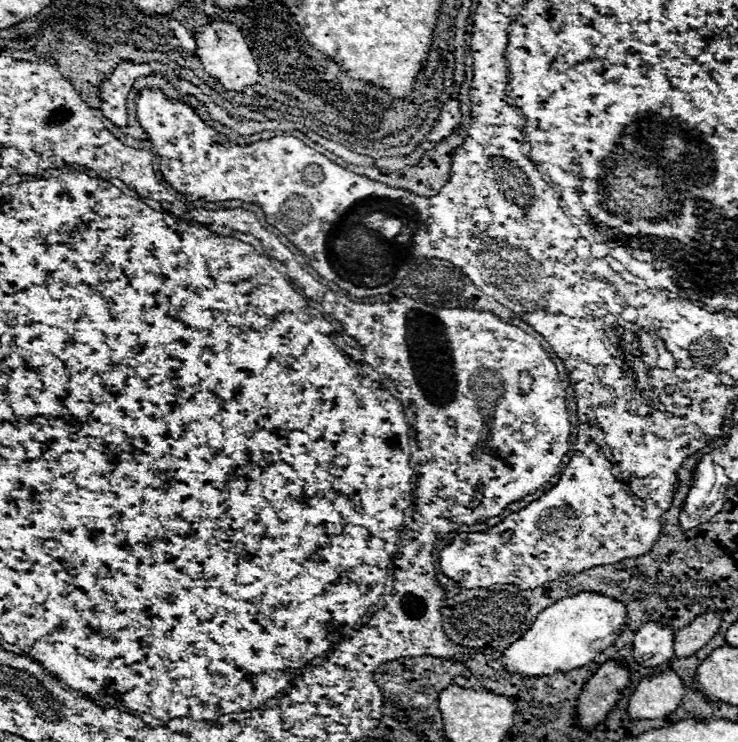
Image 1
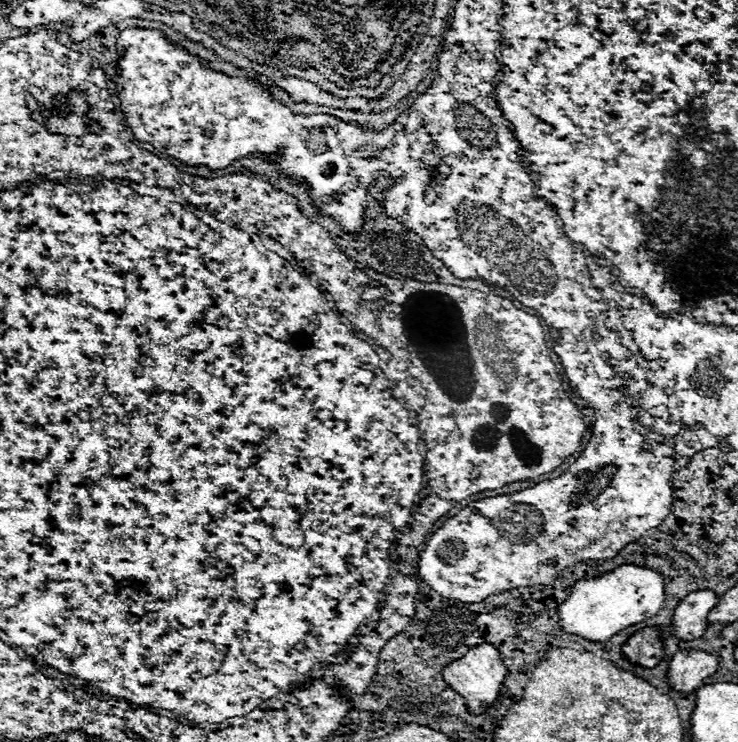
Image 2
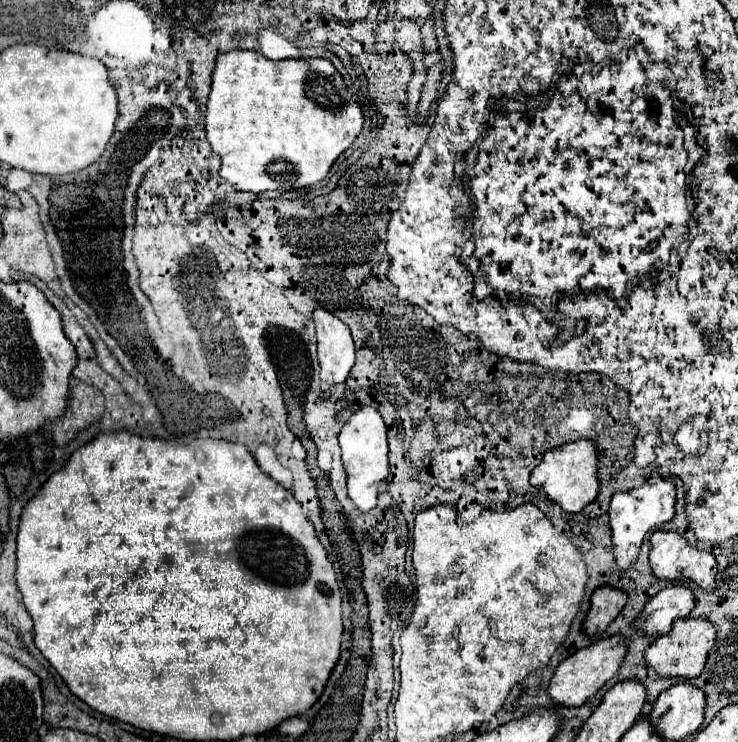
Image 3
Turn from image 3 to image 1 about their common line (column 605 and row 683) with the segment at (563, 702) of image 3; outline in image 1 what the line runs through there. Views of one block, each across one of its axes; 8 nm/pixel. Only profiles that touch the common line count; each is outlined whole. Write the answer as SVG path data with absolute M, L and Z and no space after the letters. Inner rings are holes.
M668 670L658 676L646 676L638 682L628 702L628 716L634 720L662 718L674 712L684 696L684 682Z

